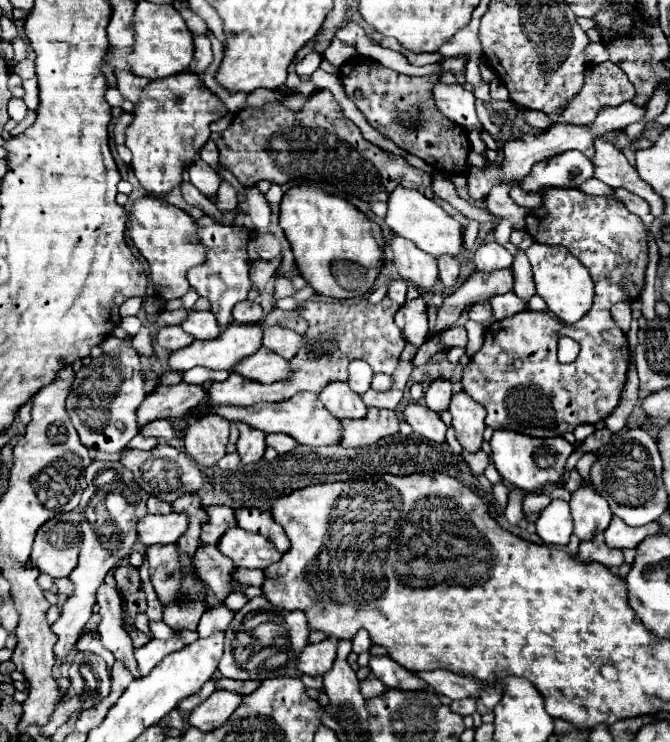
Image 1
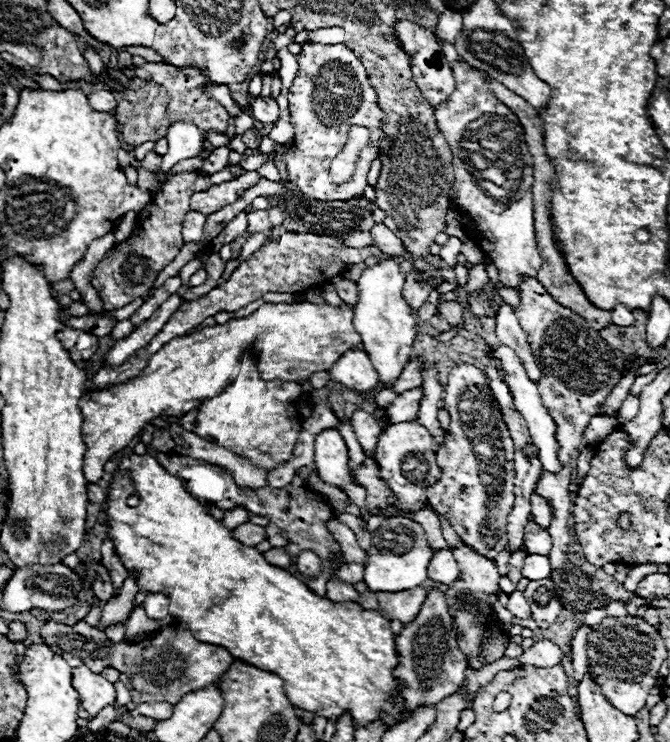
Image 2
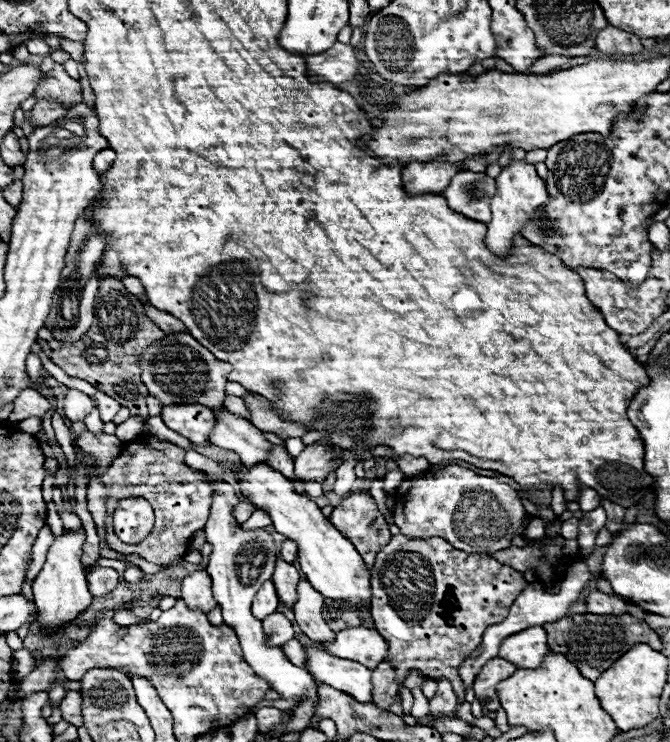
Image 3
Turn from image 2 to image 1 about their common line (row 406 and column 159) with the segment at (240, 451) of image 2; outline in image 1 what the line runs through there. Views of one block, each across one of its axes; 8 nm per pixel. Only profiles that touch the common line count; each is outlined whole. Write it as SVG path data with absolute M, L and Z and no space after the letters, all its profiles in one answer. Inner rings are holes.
M142 196L132 204L128 232L132 244L150 264L150 278L156 294L164 300L182 298L190 290L186 278L188 268L204 262L204 246L196 240L196 222L184 210L166 200Z

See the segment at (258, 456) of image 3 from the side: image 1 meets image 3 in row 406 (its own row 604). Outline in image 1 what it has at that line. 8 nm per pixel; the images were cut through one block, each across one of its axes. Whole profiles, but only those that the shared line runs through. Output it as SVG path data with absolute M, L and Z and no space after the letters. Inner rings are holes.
M218 604L218 606L208 608L208 612L204 612L204 616L202 616L200 624L198 624L198 634L200 634L200 638L210 636L214 628L226 630L226 626L230 624L232 618L234 618L234 612L228 610L224 604Z

